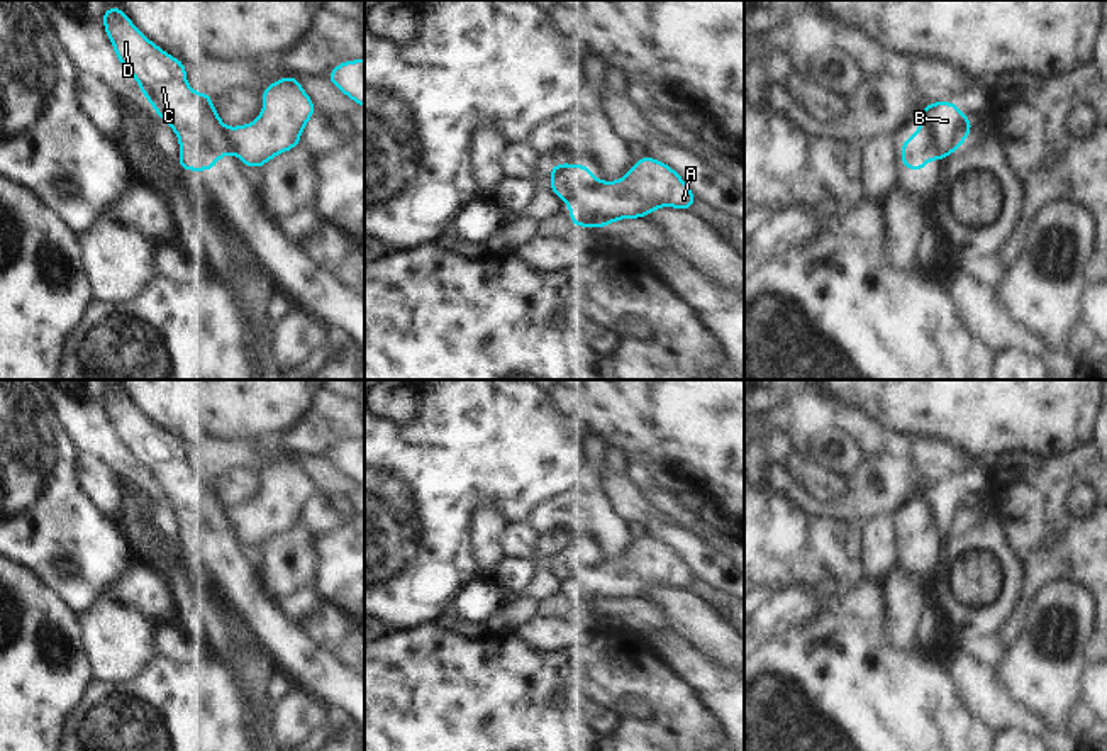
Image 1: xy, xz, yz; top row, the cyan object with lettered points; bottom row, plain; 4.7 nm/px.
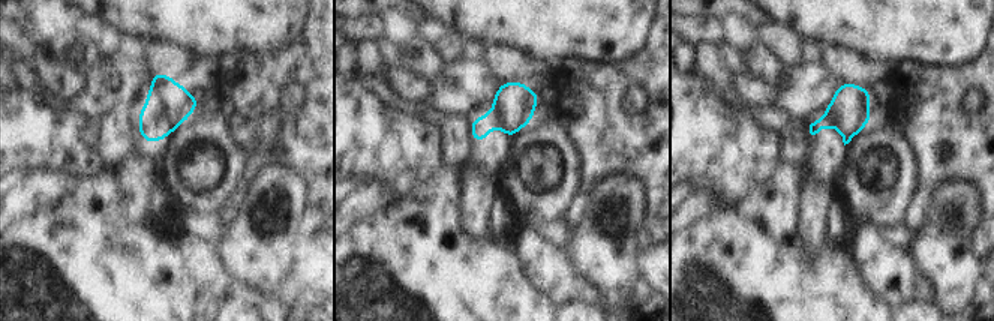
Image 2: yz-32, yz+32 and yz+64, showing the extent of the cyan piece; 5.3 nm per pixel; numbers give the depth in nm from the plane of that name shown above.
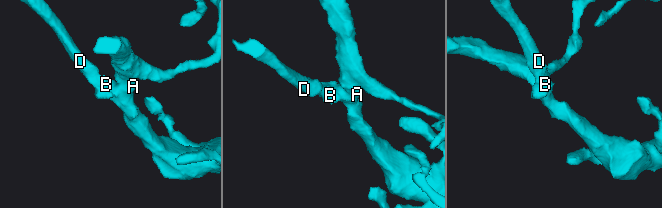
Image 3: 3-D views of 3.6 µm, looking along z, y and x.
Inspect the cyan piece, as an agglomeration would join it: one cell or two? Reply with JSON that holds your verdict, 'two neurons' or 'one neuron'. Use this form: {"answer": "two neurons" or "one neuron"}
{"answer": "two neurons"}

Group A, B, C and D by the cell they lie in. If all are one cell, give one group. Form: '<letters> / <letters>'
A B / C D

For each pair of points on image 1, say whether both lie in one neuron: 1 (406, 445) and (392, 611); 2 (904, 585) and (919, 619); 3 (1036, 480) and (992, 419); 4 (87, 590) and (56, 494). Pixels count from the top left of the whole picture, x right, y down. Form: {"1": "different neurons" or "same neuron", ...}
{"1": "same neuron", "2": "same neuron", "3": "different neurons", "4": "same neuron"}

